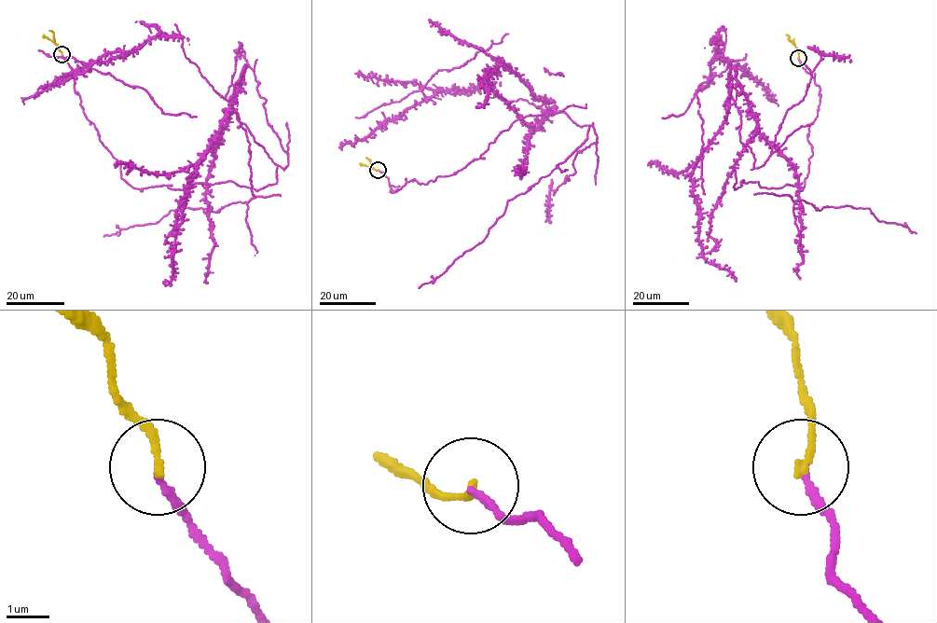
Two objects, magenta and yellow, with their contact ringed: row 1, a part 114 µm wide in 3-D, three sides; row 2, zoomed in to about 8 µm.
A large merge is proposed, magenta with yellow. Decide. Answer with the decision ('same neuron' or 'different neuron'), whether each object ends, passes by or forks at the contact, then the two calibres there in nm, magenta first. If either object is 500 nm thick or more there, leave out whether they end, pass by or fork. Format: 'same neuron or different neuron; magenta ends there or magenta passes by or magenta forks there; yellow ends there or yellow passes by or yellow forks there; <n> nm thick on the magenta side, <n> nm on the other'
same neuron; magenta ends there; yellow ends there; 160 nm thick on the magenta side, 180 nm on the other

